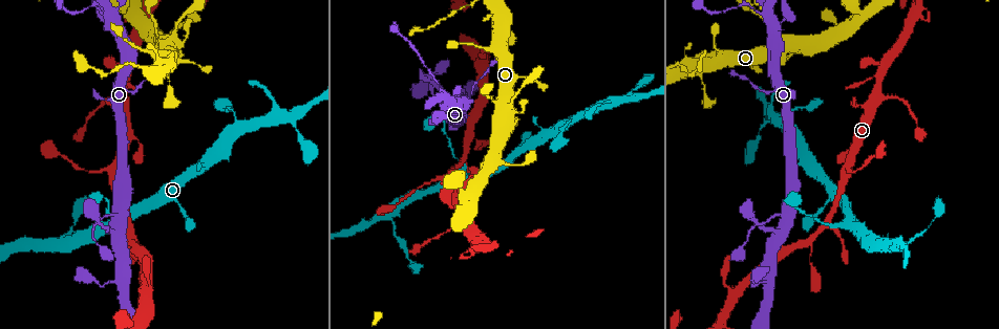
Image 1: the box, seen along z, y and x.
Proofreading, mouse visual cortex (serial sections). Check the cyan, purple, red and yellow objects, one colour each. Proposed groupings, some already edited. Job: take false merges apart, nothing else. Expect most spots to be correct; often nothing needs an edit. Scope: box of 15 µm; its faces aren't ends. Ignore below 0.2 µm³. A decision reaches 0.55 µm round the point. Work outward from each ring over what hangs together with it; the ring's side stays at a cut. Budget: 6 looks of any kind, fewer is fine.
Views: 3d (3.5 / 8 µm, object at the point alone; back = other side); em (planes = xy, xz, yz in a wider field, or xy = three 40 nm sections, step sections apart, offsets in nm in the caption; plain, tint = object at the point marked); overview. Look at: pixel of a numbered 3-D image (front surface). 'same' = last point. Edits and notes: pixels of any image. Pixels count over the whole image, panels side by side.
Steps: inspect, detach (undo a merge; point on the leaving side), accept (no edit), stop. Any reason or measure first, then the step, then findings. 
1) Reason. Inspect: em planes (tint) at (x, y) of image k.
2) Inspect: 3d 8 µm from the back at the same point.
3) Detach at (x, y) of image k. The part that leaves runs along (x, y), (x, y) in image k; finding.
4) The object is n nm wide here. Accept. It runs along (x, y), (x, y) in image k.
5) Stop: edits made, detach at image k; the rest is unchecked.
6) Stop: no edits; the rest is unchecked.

A fork. Inspect: 3d 3.5 µm from the back at (847, 218) of image 1.

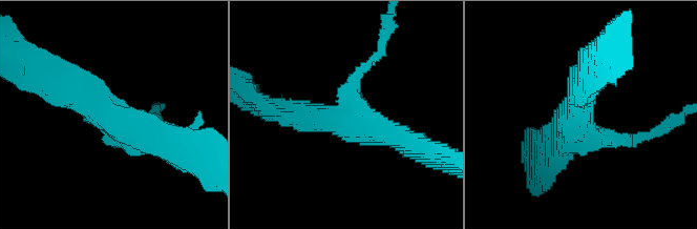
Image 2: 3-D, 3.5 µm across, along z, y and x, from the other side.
3 arms meet here; the arms are 200, 400, 450 nm wide. Inspect: em xy step 3 (plain) at (114, 122) of image 2.

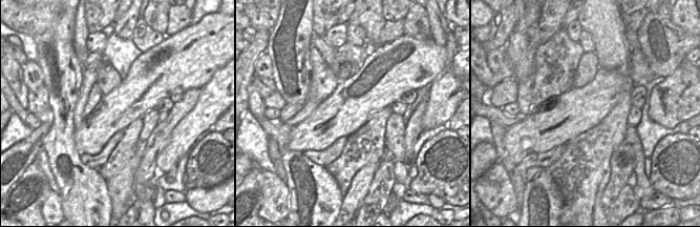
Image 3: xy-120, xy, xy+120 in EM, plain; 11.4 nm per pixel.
Inspect: em xy step 3 (tint) at the same point.

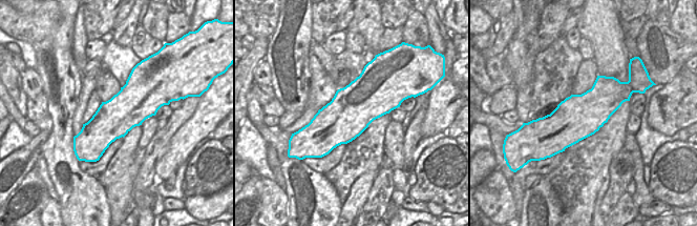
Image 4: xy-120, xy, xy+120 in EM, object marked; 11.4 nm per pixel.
The object is 550 nm wide here. Accept. It runs along (60, 82), (127, 130), (172, 143) in image 2; one cell here.

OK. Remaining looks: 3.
Inspect: 3d 3.5 µm at (507, 109) of image 1.

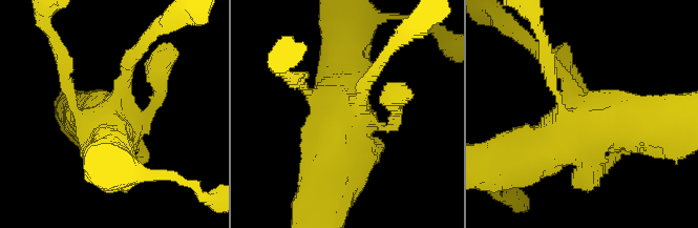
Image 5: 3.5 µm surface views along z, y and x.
Accept. It runs along (529, 152), (601, 120), (658, 120) in image 5; continuous, no second cell.

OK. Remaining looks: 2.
Sudden change in width. Inspect: 3d 3.5 µm at (851, 170) of image 1.

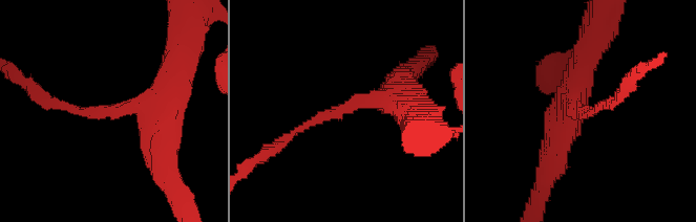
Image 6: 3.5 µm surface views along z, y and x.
Inspect: em xy step 1 (tint) at (341, 106) of image 6.

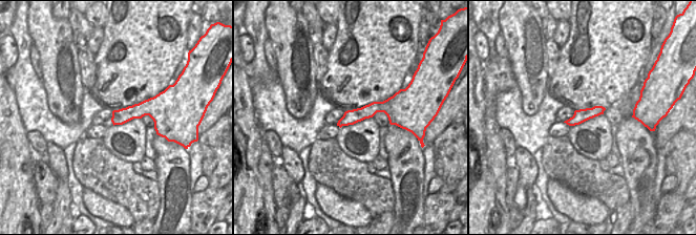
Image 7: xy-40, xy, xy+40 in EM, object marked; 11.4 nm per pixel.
The arms are 150, 400 nm wide. Accept. It runs along (396, 111), (374, 107), (340, 123) in image 7; all the same cell.

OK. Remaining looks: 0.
Stop: no edits; the rest is unchecked.

